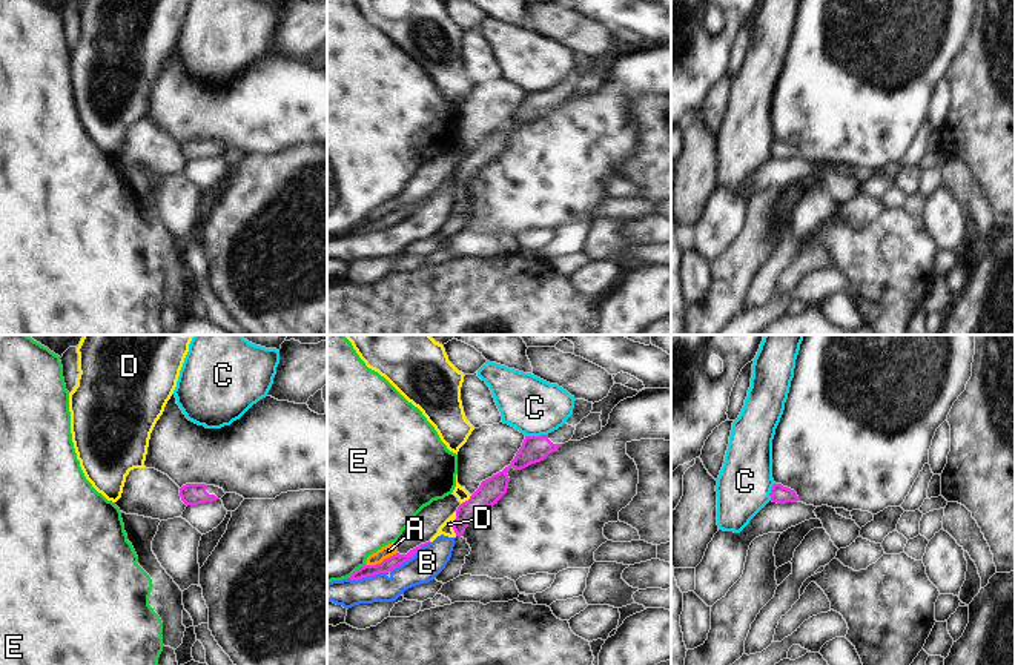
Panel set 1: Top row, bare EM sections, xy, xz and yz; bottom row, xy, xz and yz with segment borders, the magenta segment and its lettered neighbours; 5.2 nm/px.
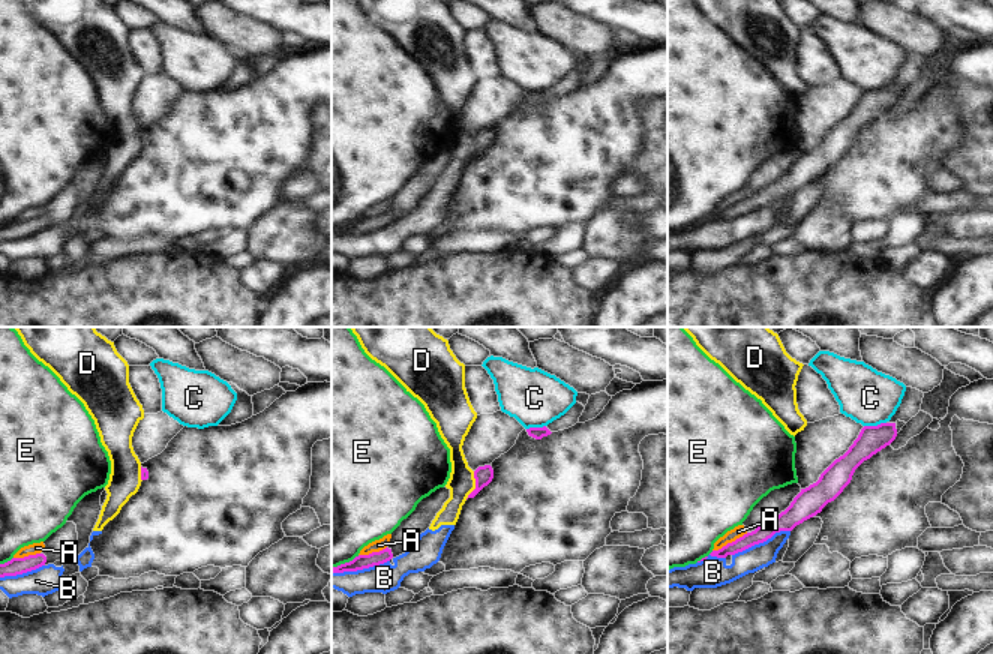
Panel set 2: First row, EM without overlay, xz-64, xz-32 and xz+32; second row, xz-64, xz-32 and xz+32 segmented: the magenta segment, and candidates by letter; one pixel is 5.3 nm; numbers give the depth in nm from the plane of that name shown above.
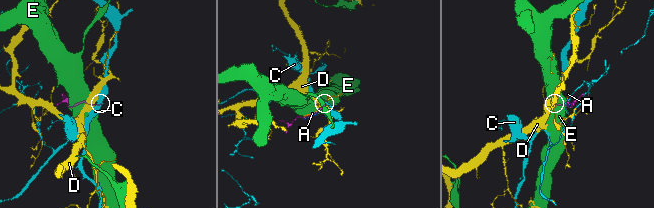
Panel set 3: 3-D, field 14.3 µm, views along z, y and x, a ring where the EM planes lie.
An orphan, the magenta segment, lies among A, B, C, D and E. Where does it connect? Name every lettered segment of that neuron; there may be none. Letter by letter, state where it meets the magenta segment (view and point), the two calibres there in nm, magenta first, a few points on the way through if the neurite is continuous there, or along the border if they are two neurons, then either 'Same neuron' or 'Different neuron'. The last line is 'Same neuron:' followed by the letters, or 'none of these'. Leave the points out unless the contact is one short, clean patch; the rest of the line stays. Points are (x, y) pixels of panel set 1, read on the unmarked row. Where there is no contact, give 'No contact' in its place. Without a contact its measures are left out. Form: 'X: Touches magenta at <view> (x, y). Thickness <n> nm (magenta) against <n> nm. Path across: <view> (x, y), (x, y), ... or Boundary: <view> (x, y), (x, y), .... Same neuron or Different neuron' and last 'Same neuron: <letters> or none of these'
A: Touches magenta at xz (383, 217). Thickness 70 nm (magenta) against 70 nm. Different neuron
B: Touches magenta at xz (410, 214). Thickness 70 nm (magenta) against 160 nm. Different neuron
C: Touches magenta at xz (536, 92). Thickness 140 nm (magenta) against 300 nm. Boundary: xz (547, 89), (525, 92). Different neuron
D: Touches magenta at xz (453, 180). Thickness 120 nm (magenta) against 70 nm. Boundary: xz (456, 168), (455, 191). Different neuron
E: Touches magenta at xz (357, 226). Thickness 70 nm (magenta) against 480 nm. Different neuron
Same neuron: none of these.

